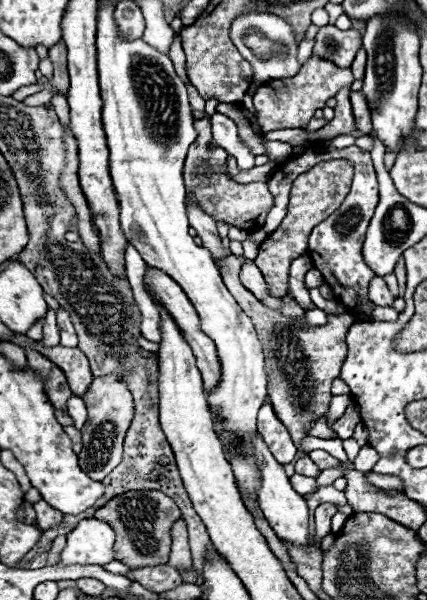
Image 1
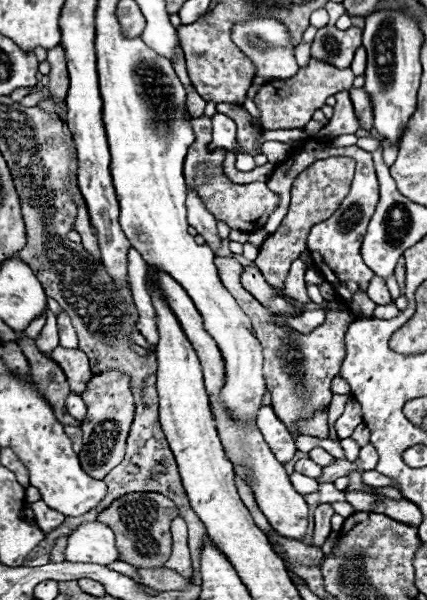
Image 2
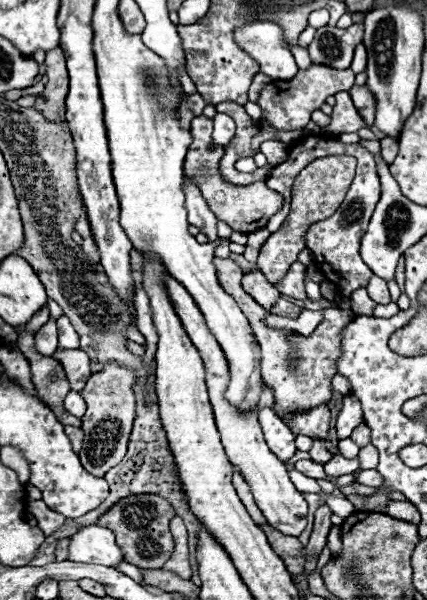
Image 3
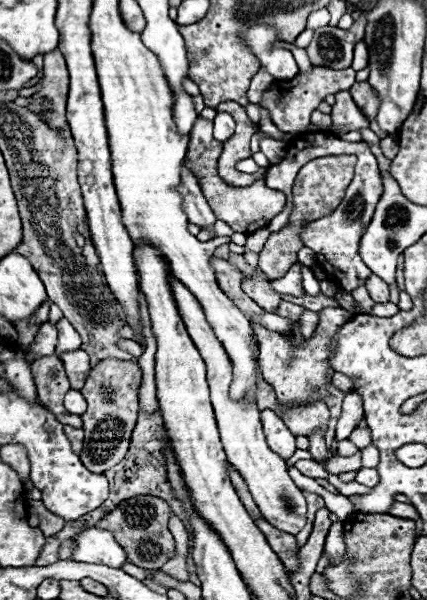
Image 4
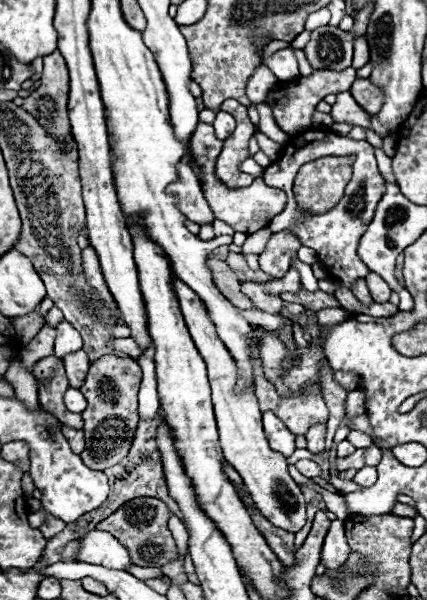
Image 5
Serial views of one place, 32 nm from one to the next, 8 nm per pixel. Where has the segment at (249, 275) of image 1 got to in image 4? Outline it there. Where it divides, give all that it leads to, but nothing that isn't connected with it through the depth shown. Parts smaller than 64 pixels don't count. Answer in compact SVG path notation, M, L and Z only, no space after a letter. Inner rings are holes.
M248 276L242 280L242 290L260 306L264 308L266 312L274 312L280 304L280 294L276 290L272 290L270 282L262 276Z

